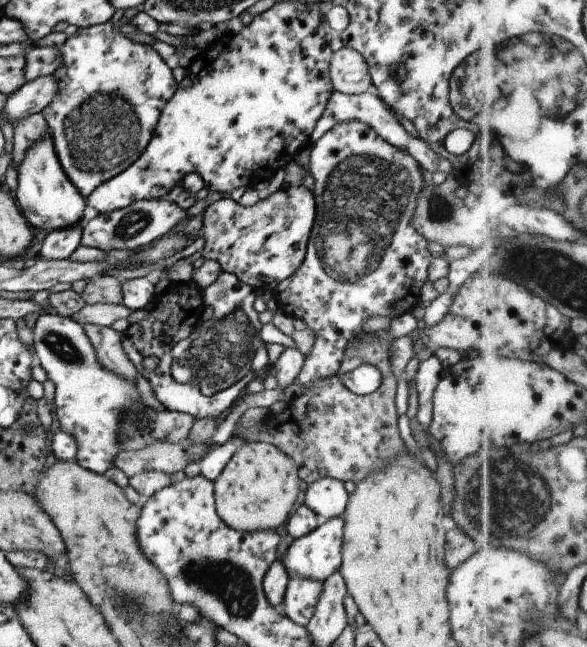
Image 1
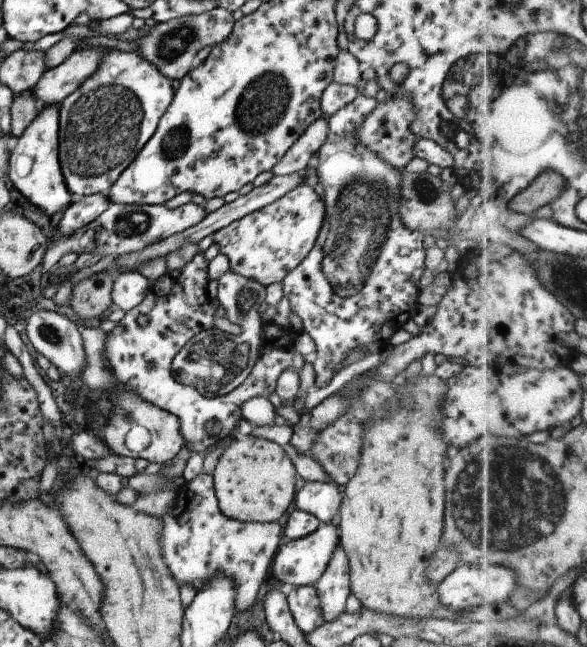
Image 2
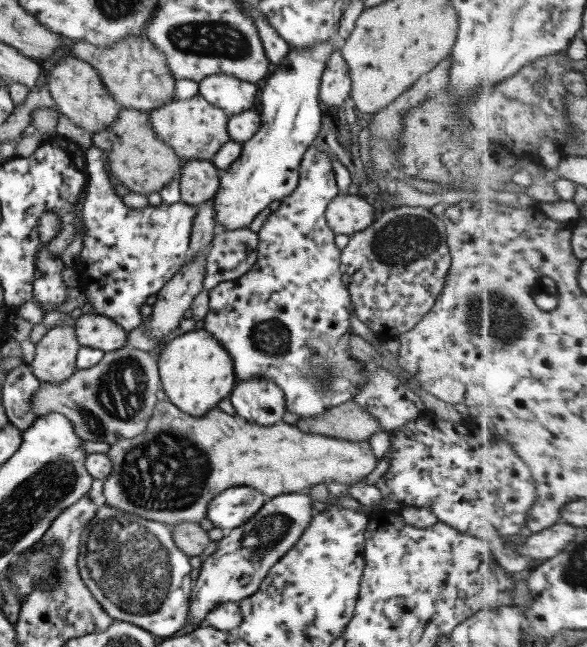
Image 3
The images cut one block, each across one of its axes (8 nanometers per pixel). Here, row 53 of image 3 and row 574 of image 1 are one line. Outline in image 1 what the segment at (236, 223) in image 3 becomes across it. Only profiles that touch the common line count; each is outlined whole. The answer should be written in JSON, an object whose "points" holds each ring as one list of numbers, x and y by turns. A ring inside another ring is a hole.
{"points":[[341,516,320,521,313,529,292,540,287,547,281,566,285,568,287,578,308,578,322,582,329,574,338,570,341,564,341,546,343,544,343,520]]}

